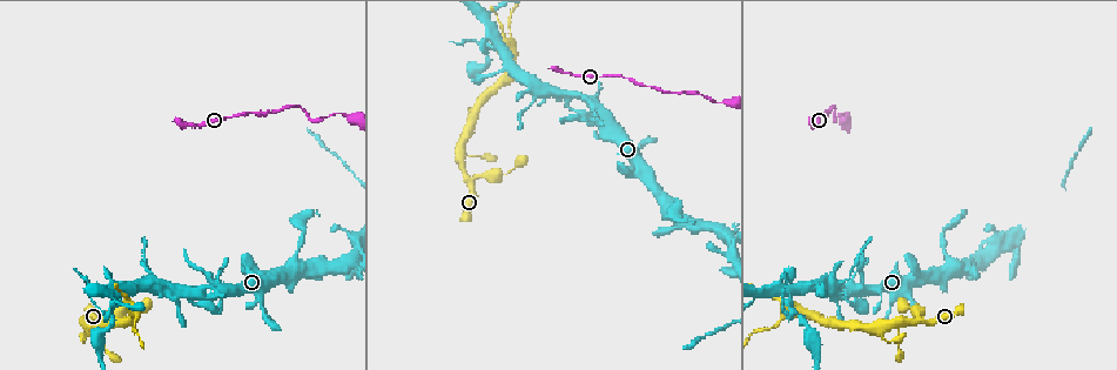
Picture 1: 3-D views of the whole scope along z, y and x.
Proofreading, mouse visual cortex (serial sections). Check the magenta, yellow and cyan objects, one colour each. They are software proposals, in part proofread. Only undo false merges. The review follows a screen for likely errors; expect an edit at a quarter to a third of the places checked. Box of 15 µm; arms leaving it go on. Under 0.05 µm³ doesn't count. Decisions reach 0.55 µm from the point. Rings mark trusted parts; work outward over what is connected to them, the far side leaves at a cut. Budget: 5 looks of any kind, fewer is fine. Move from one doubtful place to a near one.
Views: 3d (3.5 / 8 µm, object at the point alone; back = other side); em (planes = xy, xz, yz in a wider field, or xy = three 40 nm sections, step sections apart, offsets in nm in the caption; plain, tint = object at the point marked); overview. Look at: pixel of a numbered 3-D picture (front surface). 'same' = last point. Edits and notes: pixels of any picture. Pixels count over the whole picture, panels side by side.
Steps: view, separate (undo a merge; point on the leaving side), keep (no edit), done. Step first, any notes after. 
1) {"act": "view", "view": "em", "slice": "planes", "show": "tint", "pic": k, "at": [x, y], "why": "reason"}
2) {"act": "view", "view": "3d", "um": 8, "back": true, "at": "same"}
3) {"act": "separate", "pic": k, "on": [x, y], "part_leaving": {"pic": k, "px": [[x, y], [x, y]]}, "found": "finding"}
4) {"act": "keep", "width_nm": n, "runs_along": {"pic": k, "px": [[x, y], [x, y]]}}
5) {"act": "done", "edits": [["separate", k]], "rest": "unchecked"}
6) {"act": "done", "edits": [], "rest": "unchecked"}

{"act": "view", "view": "3d", "um": 3.5, "pic": 1, "at": [241, 115]}

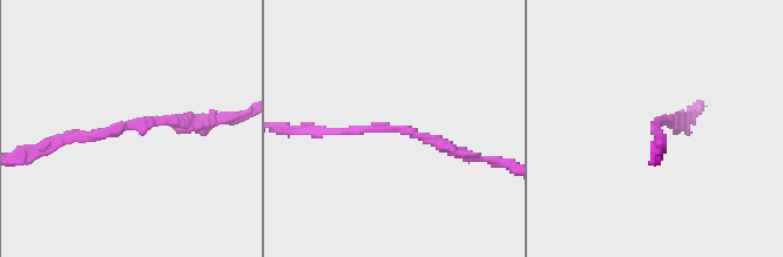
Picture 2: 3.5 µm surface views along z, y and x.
{"act": "view", "view": "em", "slice": "xy", "step": 3, "show": "tint", "pic": 2, "at": [398, 126], "arm_widths_nm": [100, 200]}

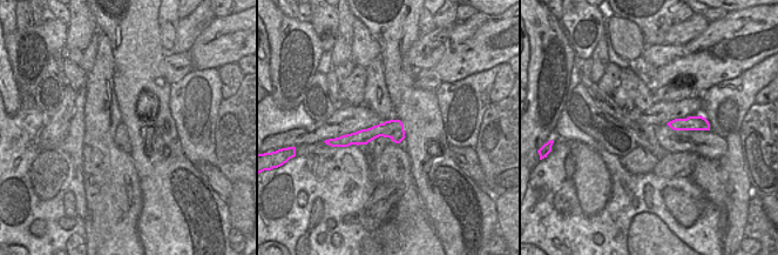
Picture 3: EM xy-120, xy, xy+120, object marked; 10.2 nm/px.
{"act": "keep", "width_nm": 190, "runs_along": {"pic": 2, "px": [[322, 130], [398, 127], [470, 154]]}, "found": "continuous, no second cell"}

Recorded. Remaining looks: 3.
{"act": "view", "view": "3d", "um": 8, "pic": 1, "at": [195, 297], "why": "two arms at a narrow angle"}

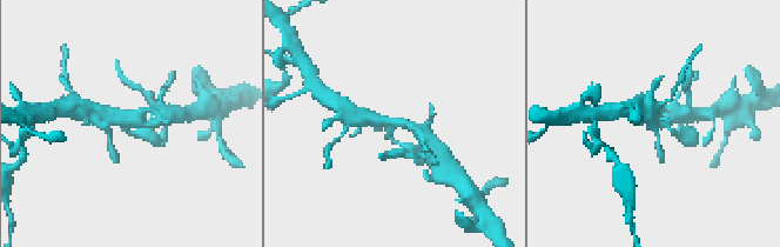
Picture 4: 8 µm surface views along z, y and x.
{"act": "view", "view": "em", "slice": "xy", "step": 1, "show": "tint", "pic": 4, "at": [395, 121], "why": "need the tissue"}

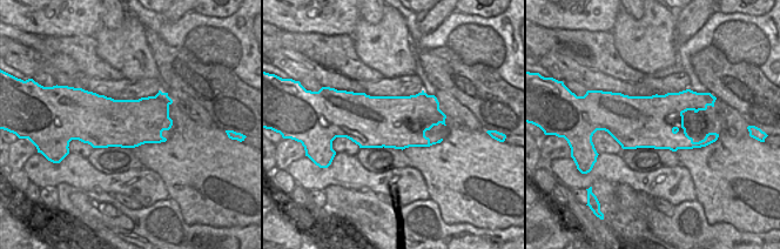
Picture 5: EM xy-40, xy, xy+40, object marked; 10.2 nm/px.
{"act": "keep", "runs_along": {"pic": 4, "px": [[424, 135], [410, 126], [363, 118]]}, "found": "continuous, no second cell"}

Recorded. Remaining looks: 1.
{"act": "done", "edits": [], "rest": "unchecked"}

